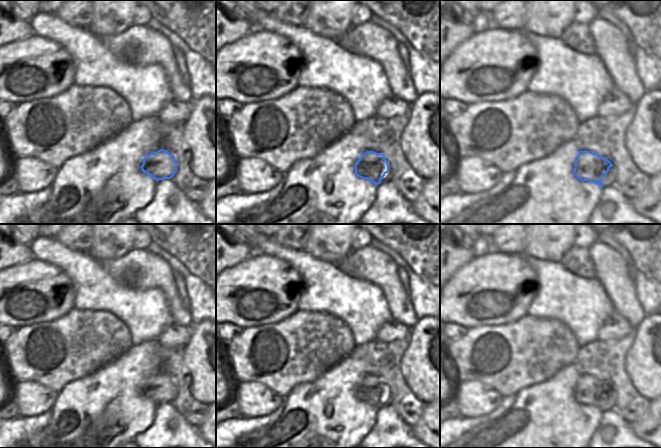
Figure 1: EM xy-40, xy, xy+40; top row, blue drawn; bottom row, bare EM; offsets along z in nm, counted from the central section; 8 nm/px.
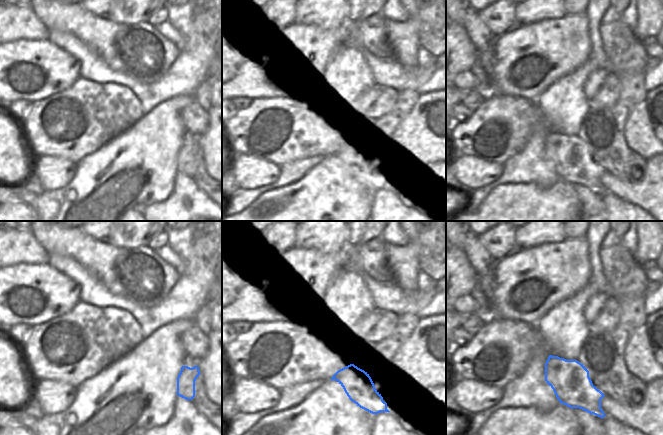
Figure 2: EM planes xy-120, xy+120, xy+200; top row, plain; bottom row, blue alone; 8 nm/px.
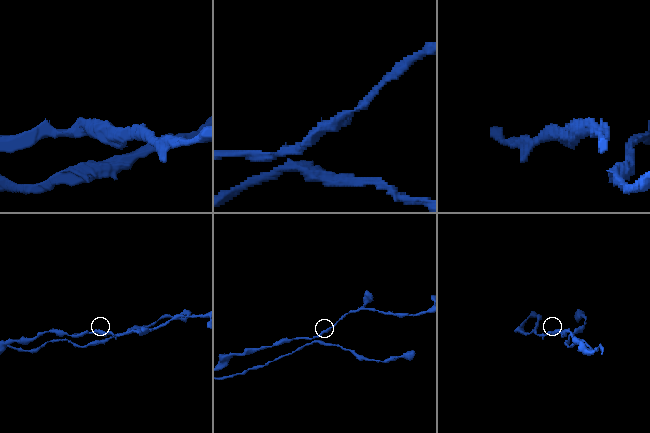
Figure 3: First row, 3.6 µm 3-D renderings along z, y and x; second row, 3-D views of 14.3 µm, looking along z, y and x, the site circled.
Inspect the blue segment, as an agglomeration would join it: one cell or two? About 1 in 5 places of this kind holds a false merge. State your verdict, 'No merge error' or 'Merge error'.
No merge error

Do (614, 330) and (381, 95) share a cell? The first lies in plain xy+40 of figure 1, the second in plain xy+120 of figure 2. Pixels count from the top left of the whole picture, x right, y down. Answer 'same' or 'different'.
same

